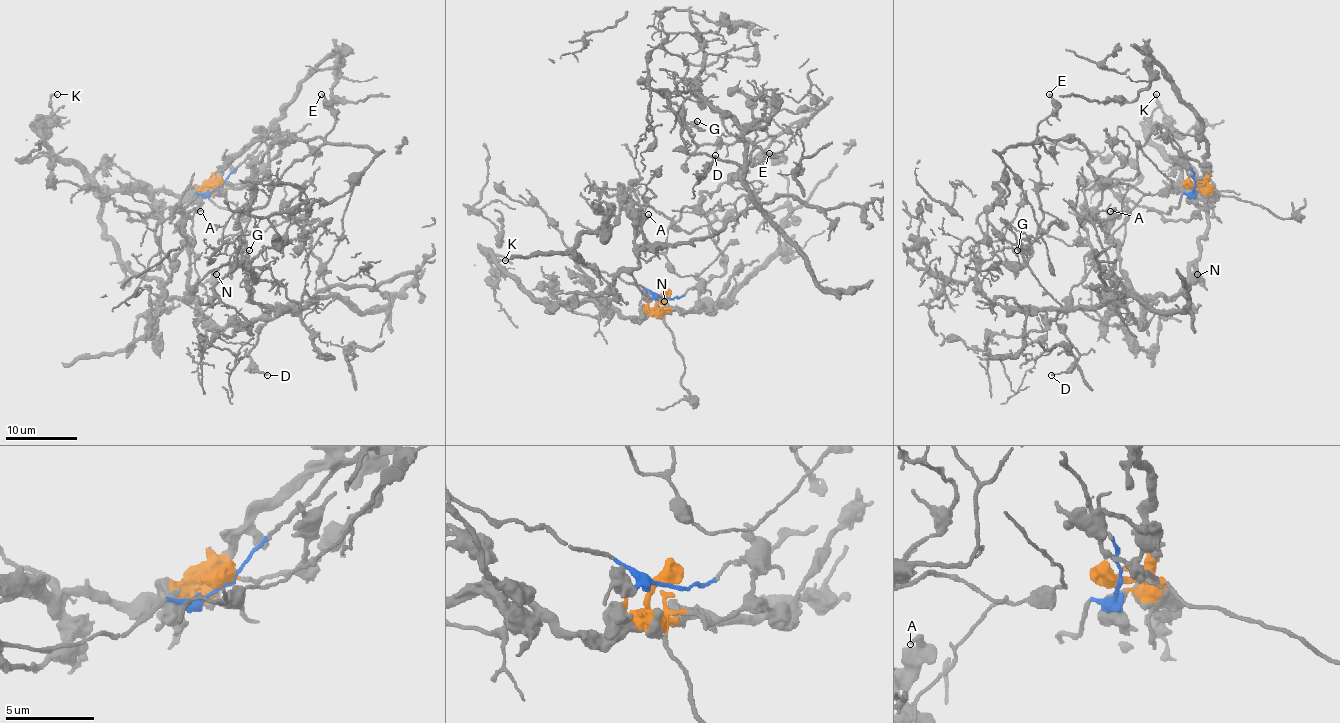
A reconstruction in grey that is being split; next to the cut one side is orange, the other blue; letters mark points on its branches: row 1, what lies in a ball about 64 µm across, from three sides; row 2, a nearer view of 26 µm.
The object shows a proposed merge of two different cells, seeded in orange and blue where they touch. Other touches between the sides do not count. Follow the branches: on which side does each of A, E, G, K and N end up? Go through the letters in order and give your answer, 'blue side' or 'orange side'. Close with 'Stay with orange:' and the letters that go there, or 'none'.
A: orange side
E: blue side
G: blue side
K: orange side
N: orange side
Stay with orange: A, K, N

